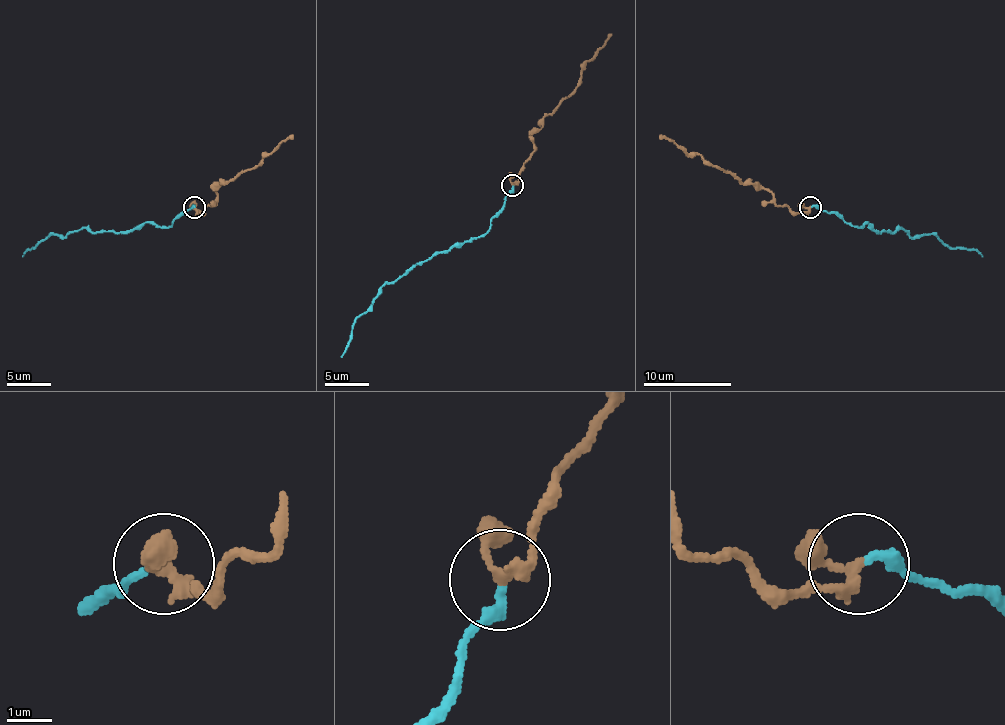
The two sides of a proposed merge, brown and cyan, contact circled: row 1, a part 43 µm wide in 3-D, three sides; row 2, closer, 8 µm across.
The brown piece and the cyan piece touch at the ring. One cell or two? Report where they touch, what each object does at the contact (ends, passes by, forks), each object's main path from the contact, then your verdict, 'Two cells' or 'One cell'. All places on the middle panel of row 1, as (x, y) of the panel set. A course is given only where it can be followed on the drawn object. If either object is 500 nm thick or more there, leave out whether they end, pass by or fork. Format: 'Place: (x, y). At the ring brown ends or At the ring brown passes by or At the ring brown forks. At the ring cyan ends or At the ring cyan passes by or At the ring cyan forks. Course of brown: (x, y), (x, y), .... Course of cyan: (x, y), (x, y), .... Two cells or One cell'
Place: (512, 185). At the ring brown passes by. At the ring cyan ends. Course of brown: (512, 184), (518, 177), (523, 162), (536, 147), (532, 131), (578, 85), (582, 67), (611, 34). Course of cyan: (512, 186), (503, 208), (483, 235), (444, 252), (435, 252), (386, 283), (353, 325), (347, 349), (340, 358). One cell

